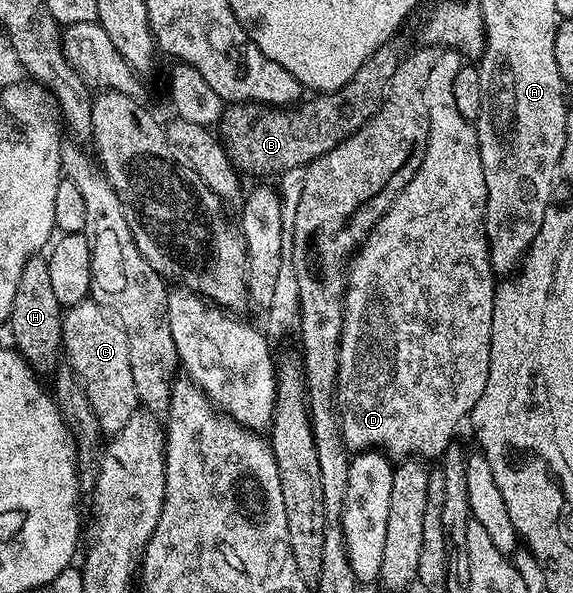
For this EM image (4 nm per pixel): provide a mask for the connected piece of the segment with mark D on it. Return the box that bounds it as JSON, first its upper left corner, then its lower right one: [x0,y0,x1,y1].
[334,50,496,460]

